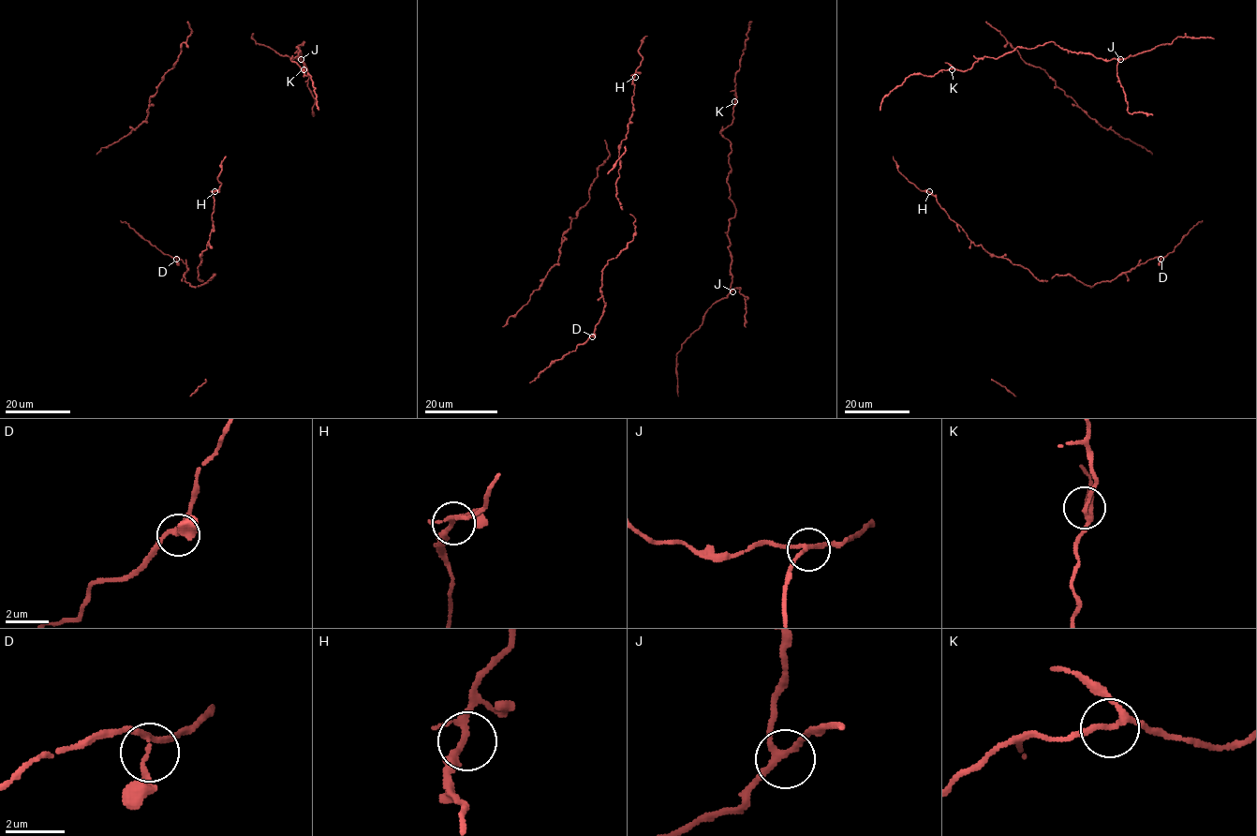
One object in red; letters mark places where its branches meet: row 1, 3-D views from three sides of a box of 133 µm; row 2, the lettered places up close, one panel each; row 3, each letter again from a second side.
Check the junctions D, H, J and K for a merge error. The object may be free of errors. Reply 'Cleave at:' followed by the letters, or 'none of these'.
Cleave at: none of these

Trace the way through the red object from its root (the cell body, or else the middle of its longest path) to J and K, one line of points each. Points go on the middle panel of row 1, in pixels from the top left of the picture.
J: (749, 22), (734, 76), (732, 122), (721, 131), (731, 143), (727, 183), (735, 209), (728, 231), (732, 291)
K: (749, 22), (740, 67), (734, 76), (734, 101)

